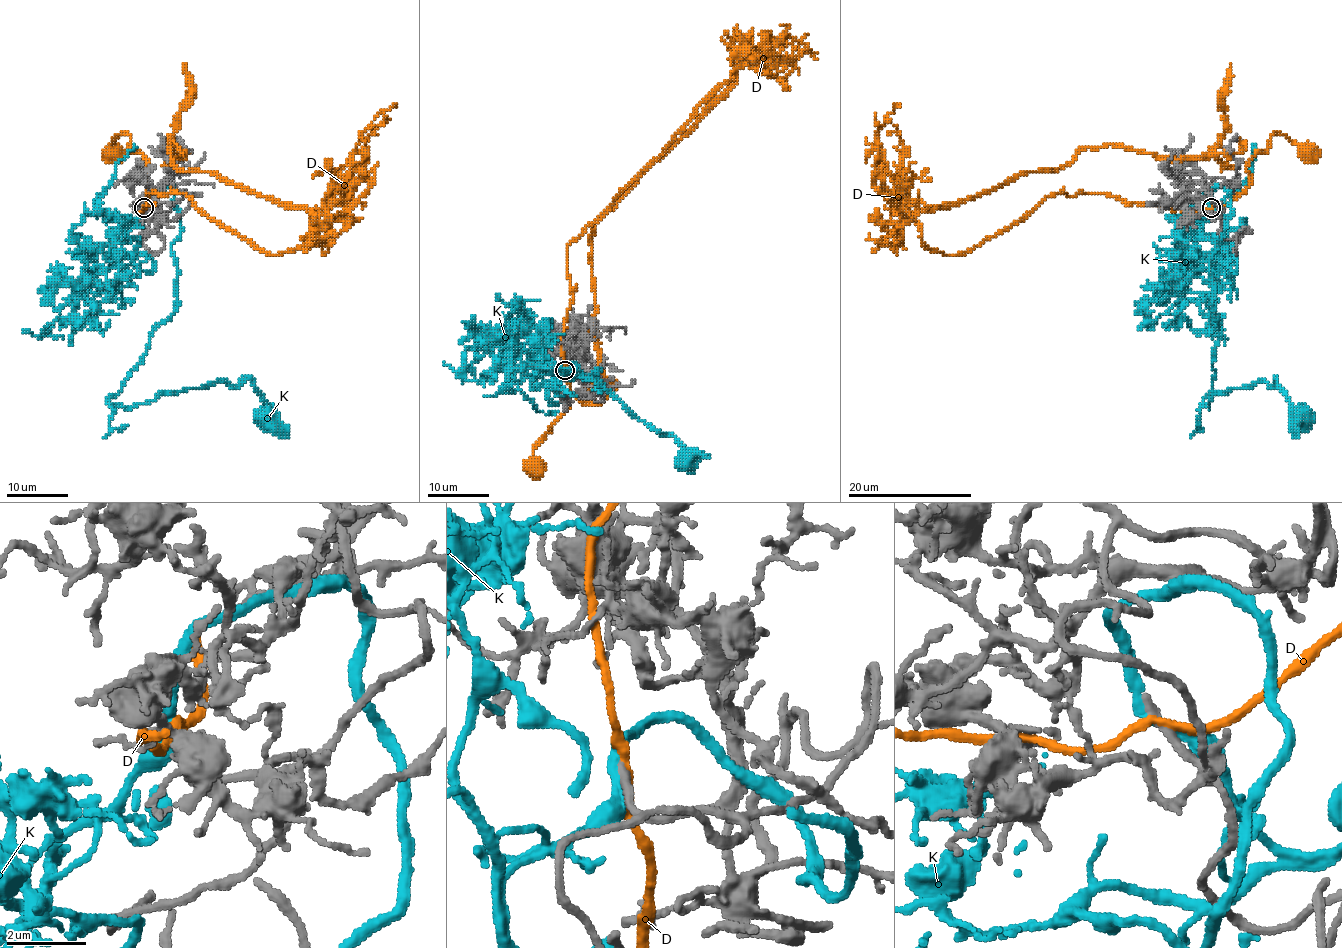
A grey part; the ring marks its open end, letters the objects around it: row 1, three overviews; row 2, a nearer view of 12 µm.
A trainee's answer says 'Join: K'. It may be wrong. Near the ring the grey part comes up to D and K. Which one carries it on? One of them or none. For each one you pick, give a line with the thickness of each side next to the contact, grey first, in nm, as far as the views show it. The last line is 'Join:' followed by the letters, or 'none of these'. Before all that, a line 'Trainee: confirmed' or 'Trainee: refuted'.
Trainee: confirmed
K: 300/260 nm
Join: K

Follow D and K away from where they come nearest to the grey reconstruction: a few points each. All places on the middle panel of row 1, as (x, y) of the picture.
D: (566, 371), (569, 385), (566, 408), (569, 405), (533, 450), (532, 462)
K: (564, 371), (575, 364), (600, 390), (597, 368), (572, 378), (527, 362), (594, 379), (674, 436), (688, 461)

